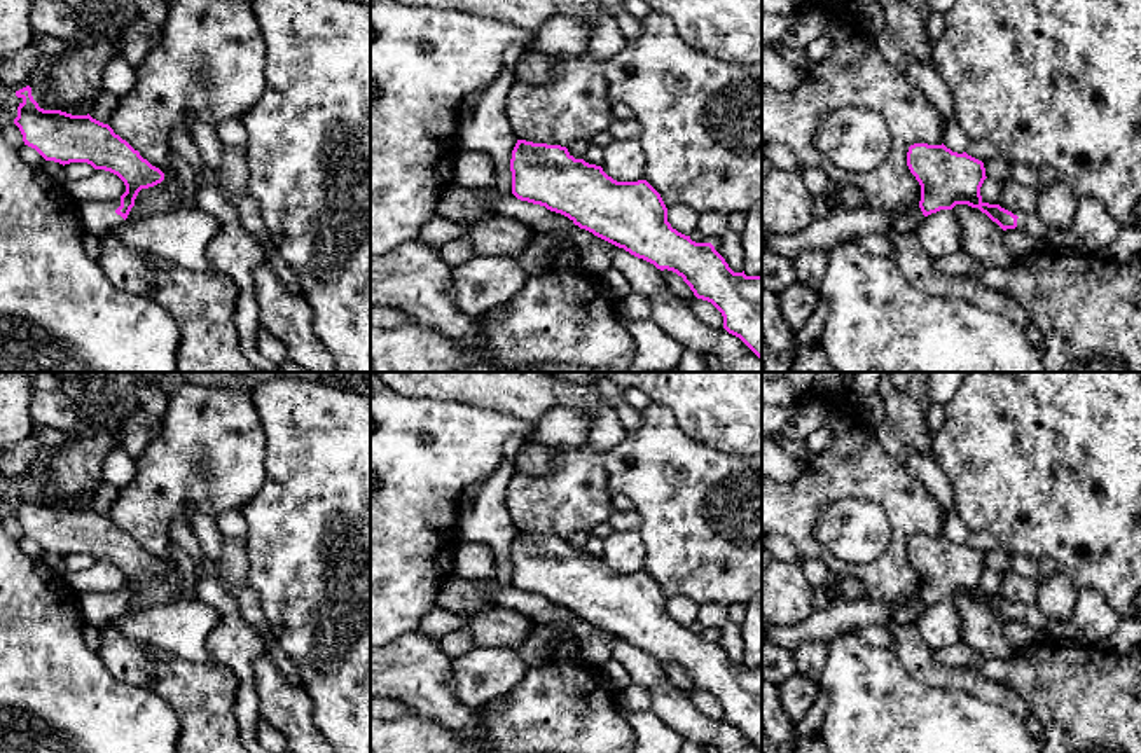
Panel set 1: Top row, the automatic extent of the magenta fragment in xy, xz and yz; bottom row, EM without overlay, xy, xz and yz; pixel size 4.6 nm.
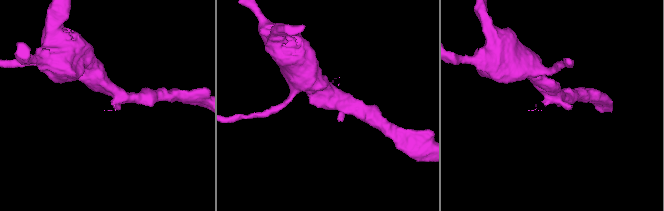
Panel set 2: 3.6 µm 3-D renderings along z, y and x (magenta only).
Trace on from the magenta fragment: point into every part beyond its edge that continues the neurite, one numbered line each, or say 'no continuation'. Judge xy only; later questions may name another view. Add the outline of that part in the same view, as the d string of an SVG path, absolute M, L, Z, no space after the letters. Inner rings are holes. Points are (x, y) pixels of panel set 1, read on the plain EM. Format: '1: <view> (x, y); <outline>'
1: xy (98, 610); M121 589L107 594L79 594L79 606L86 625L103 629L114 618L124 613L115 601L121 598Z

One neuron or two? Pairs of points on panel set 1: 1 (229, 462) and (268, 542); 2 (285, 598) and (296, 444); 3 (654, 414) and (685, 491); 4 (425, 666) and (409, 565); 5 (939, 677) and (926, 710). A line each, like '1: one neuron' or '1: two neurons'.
1: two neurons
2: one neuron
3: one neuron
4: two neurons
5: two neurons

